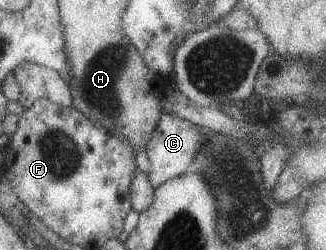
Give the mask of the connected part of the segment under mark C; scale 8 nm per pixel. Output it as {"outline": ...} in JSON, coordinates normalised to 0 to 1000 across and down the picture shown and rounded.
{"outline":[[[500,444],[482,484],[479,512],[466,532],[466,552],[448,576],[445,608],[457,648],[454,692],[445,696],[469,756],[491,744],[497,728],[521,720],[552,696],[586,680],[598,628],[613,600],[613,584],[632,568],[632,520],[595,504],[574,480],[558,480],[540,456]]]}

